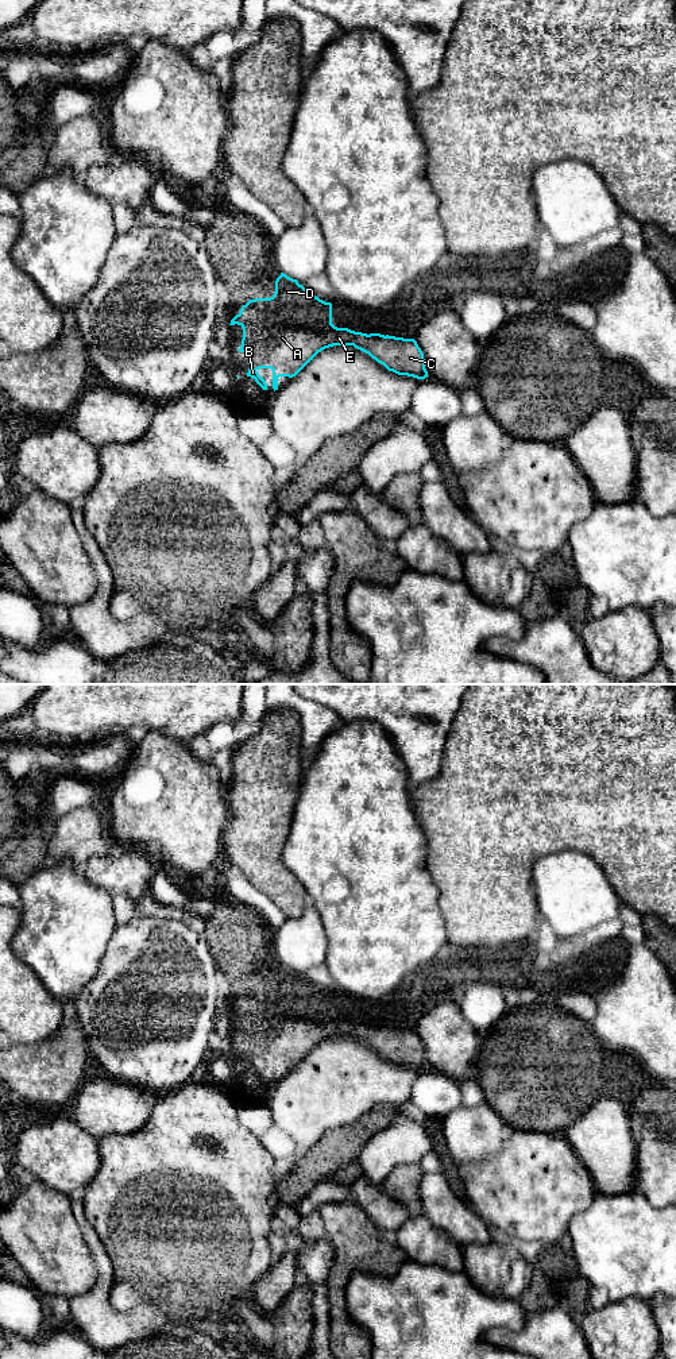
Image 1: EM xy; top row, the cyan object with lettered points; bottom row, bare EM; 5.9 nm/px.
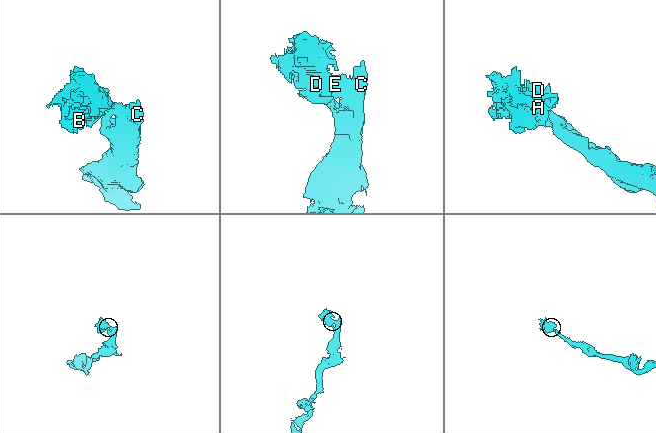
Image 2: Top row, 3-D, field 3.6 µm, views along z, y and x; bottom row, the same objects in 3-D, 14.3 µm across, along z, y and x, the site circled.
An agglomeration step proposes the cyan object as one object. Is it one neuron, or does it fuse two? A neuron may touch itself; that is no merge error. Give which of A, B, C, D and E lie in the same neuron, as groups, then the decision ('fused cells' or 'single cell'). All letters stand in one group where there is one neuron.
groups A B C D E; single cell

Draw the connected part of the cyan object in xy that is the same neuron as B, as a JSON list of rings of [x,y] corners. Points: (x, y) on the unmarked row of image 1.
[[[281,964],[270,989],[250,991],[229,1016],[243,1019],[237,1042],[248,1045],[247,1067],[267,1081],[259,1059],[273,1061],[273,1080],[279,1067],[295,1067],[318,1043],[333,1036],[354,1036],[389,1062],[425,1070],[428,1062],[414,1030],[362,1024],[332,1015],[332,995]]]

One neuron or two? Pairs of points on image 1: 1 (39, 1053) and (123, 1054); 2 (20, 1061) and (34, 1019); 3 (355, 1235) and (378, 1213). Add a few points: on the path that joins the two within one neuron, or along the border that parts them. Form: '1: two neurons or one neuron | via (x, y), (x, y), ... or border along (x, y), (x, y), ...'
1: two neurons | border along (80, 1023), (89, 1057)
2: two neurons | border along (55, 1031), (39, 1042), (19, 1045)
3: two neurons | border along (351, 1197), (382, 1232), (391, 1236)

